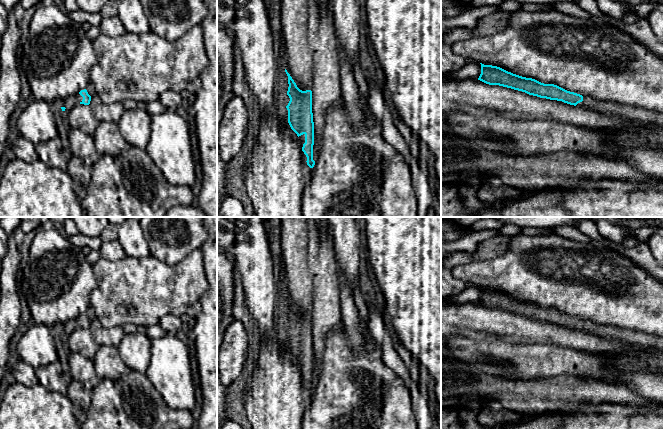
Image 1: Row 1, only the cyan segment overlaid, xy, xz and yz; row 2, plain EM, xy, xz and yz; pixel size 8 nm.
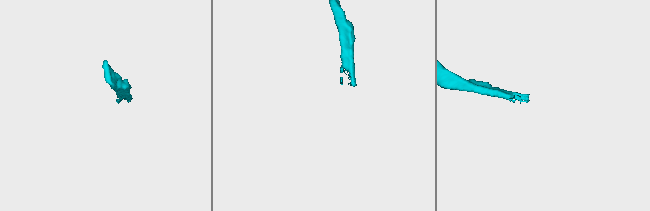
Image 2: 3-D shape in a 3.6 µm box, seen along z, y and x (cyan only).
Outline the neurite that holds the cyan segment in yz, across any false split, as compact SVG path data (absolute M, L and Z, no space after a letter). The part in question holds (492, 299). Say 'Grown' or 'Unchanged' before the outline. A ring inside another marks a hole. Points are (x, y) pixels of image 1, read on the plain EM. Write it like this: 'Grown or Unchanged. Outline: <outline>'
Grown. Outline: M480 288L481 298L478 304L486 308L499 309L540 322L562 325L570 329L594 333L604 338L618 339L632 345L644 348L653 347L663 351L663 337L582 320L554 308L544 308L532 302L513 298L497 290Z

